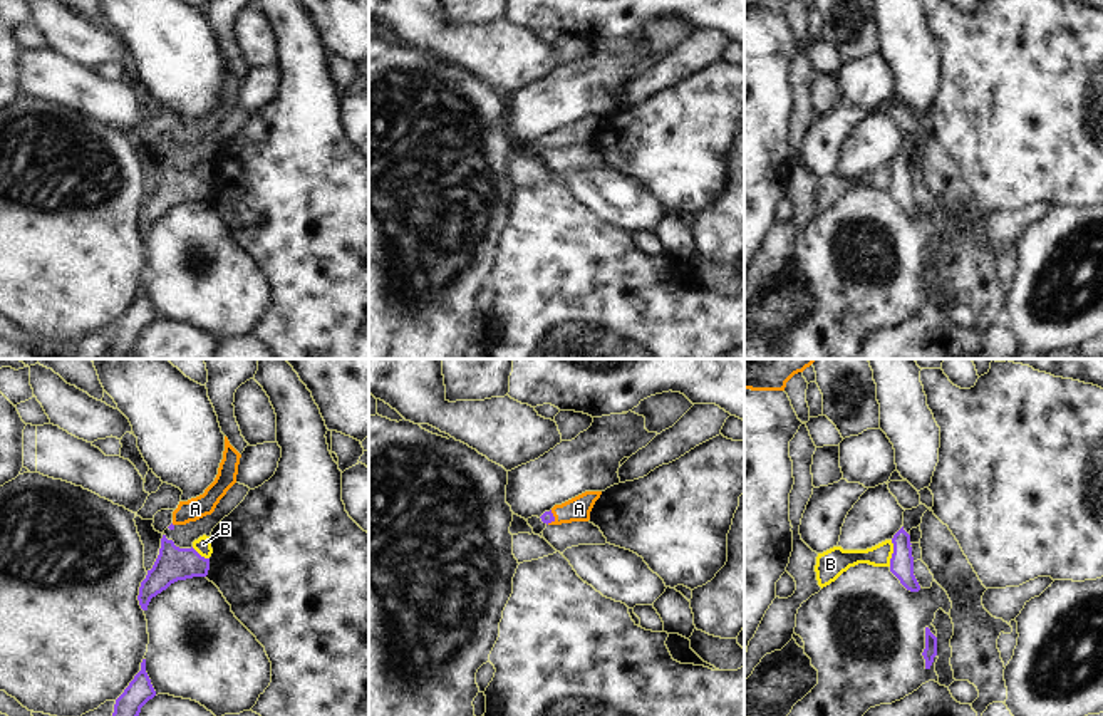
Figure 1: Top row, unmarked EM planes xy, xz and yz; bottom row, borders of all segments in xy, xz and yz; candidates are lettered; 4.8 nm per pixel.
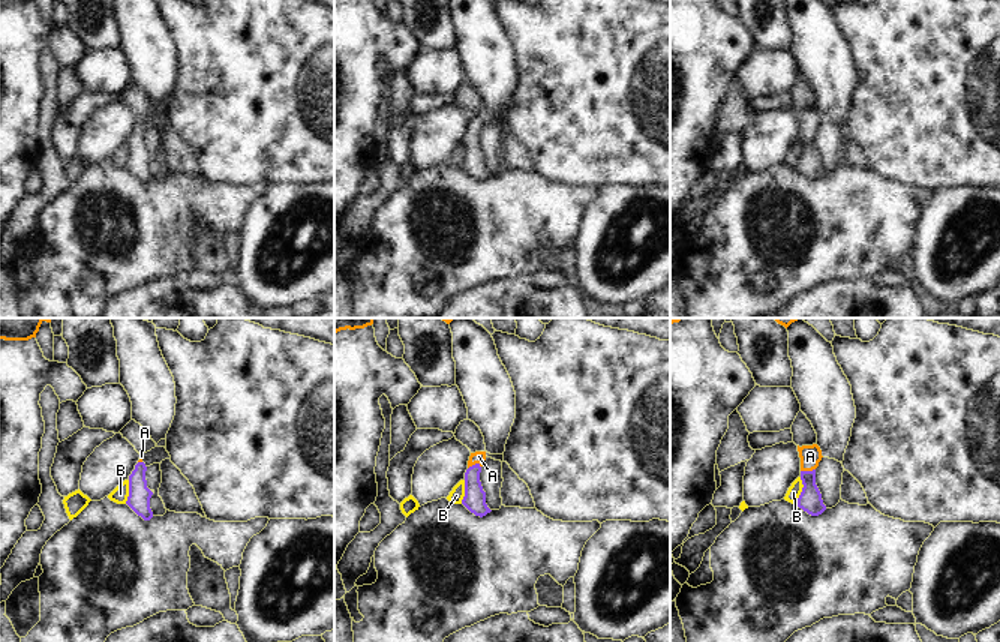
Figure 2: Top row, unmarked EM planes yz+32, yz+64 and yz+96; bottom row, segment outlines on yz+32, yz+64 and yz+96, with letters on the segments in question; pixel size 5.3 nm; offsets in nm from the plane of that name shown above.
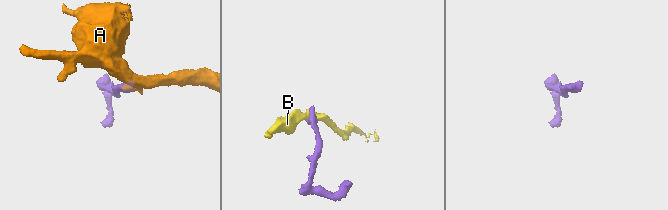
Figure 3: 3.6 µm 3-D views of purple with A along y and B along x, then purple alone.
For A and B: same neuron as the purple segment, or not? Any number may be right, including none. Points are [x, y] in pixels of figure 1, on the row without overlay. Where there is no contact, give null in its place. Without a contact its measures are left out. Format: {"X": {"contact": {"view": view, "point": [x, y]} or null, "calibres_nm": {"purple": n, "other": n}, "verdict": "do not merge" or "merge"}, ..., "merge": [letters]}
{"A": {"contact": {"view": "xz", "point": [554, 143]}, "calibres_nm": {"purple": 60, "other": 120}, "verdict": "merge"}, "B": {"contact": {"view": "yz", "point": [892, 178]}, "calibres_nm": {"purple": 110, "other": 110}, "verdict": "do not merge"}, "merge": ["A"]}

